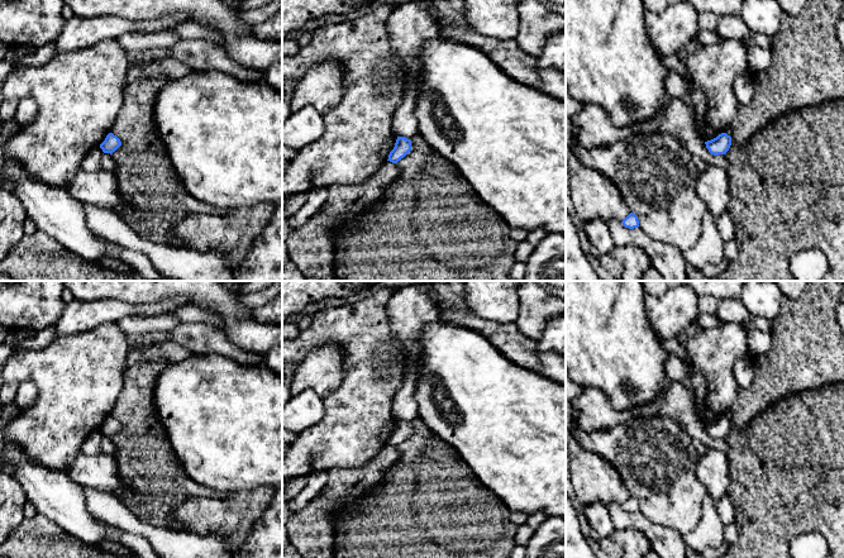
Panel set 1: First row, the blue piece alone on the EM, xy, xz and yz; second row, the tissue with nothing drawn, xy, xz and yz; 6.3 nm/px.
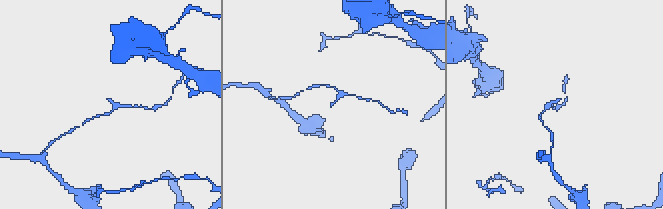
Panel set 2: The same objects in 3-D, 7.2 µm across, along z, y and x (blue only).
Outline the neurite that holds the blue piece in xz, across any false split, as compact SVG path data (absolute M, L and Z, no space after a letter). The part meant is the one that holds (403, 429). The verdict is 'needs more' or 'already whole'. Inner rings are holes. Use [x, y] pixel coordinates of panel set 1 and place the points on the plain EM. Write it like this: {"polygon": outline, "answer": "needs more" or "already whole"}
{"polygon": "M397 420L394 433L388 438L388 443L392 447L397 447L411 434L411 424L405 420Z", "answer": "already whole"}

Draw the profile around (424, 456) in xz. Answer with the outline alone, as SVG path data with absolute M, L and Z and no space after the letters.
M419 418L410 424L411 434L396 447L400 452L399 462L387 471L372 491L352 499L339 509L335 524L334 558L510 558L516 547L518 531L518 526L509 520L510 509L477 478L450 444L435 435Z

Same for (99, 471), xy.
M111 452L95 456L80 453L63 471L81 486L114 495L123 504L138 497L124 487L116 468L116 456Z

